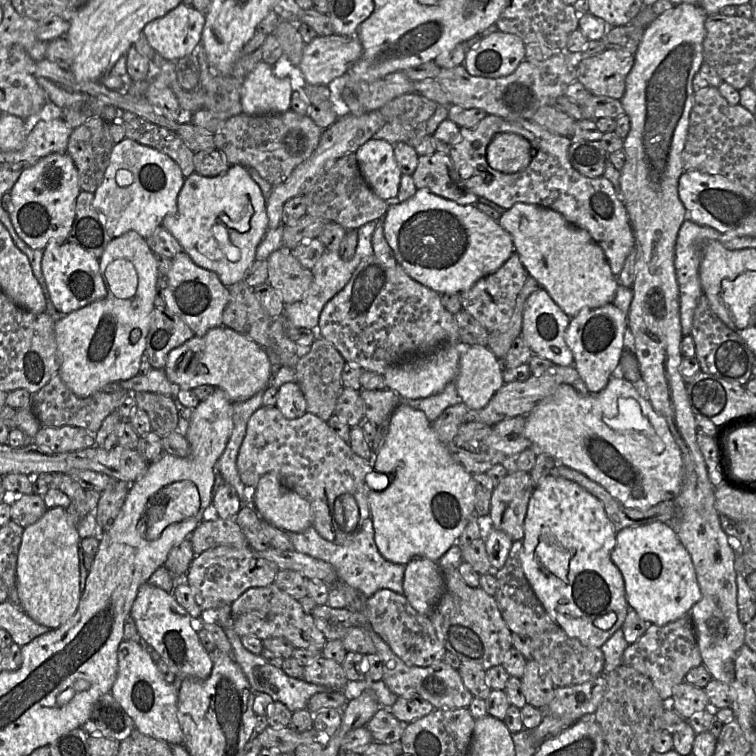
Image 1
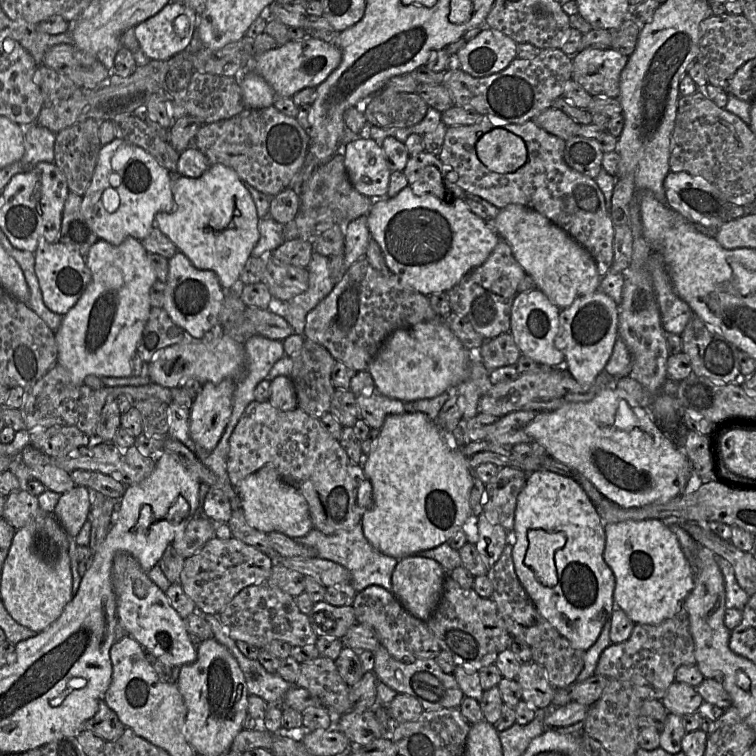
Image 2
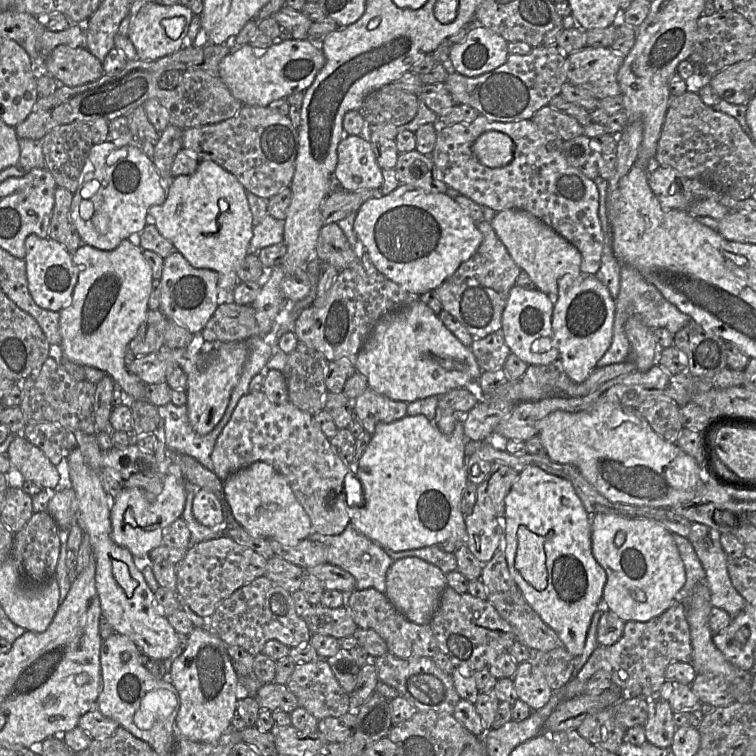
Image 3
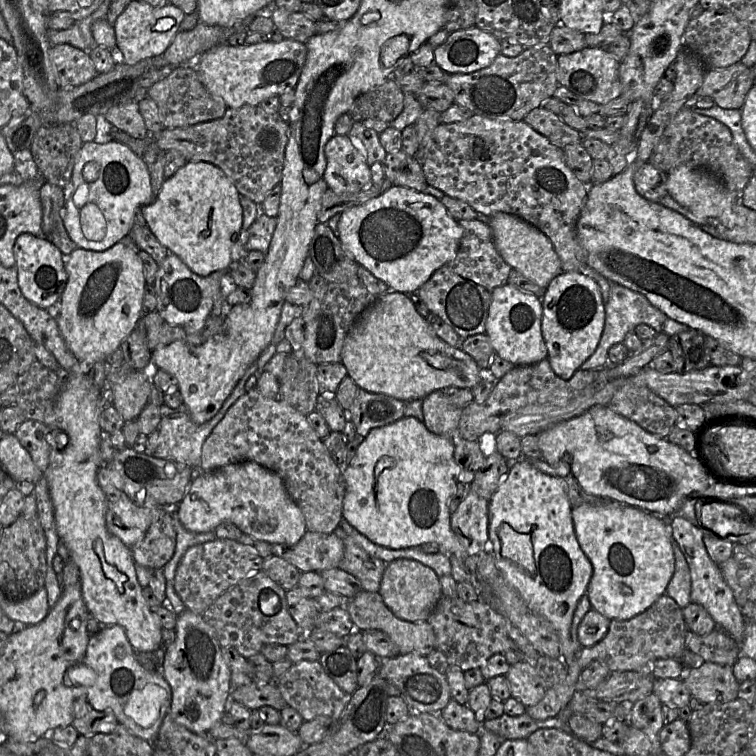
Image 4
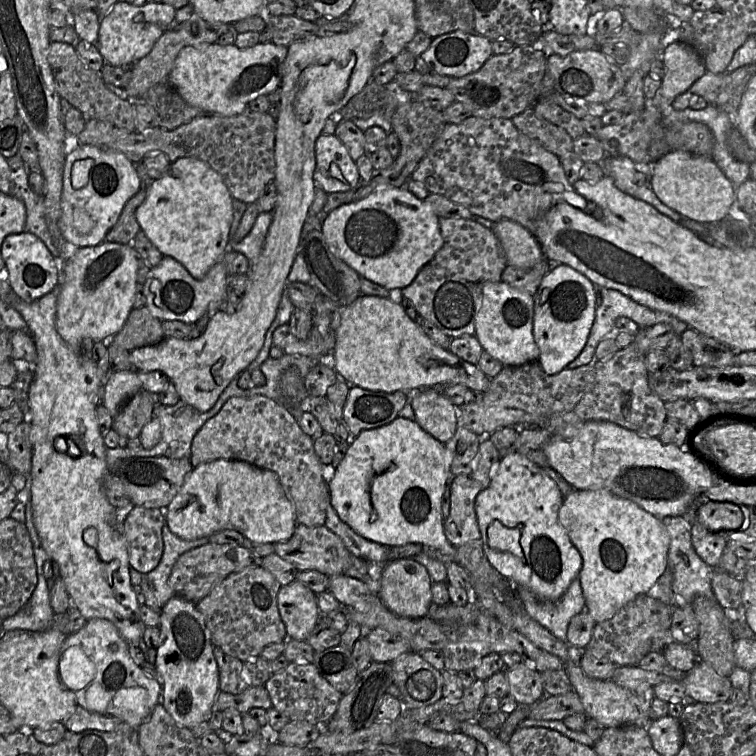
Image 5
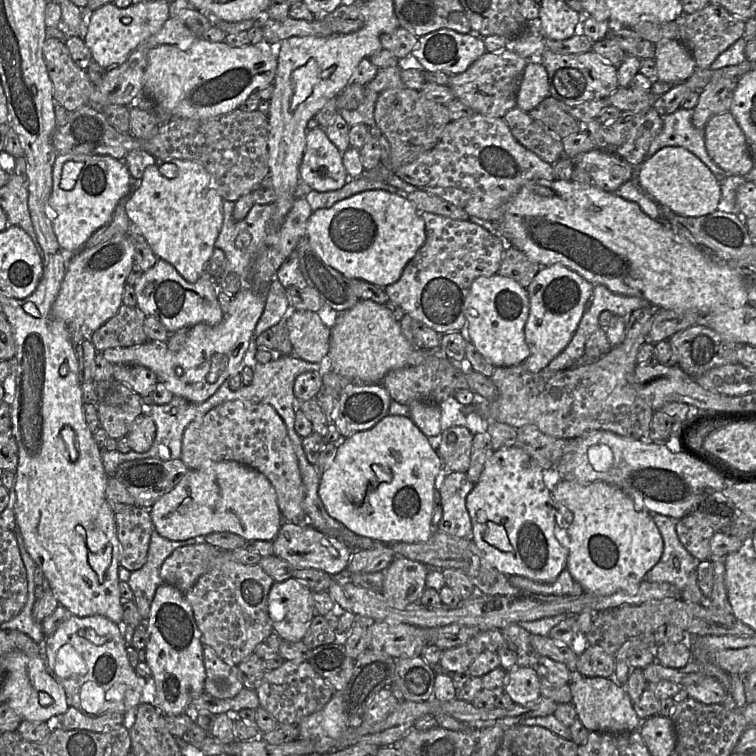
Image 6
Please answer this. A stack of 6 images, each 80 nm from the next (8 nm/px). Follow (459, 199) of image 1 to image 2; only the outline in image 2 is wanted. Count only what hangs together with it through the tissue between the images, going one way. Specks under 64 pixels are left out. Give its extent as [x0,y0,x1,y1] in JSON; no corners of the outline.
[402,152,450,200]

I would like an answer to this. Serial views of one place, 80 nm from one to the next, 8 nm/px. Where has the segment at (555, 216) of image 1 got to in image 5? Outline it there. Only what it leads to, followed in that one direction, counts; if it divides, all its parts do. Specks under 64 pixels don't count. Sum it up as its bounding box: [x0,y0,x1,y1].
[493,220,545,270]

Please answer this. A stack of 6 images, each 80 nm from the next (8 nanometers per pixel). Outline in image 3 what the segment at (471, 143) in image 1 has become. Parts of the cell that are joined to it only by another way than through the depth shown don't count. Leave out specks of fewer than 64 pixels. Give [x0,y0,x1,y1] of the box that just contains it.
[430,115,606,276]

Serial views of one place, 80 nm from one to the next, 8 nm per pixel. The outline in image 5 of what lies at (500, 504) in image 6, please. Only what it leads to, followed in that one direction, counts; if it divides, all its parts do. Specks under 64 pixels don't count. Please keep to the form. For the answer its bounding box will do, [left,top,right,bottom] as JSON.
[475,451,582,602]

